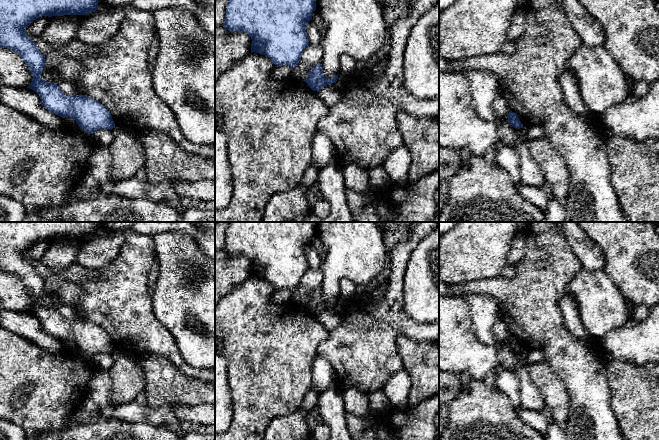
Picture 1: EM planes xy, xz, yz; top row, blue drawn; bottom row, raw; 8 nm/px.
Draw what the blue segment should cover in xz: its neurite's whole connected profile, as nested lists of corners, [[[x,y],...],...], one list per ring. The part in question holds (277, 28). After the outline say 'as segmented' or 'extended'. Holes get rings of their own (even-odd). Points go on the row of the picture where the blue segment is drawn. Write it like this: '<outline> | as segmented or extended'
[[[227,0],[225,22],[222,25],[230,32],[246,32],[252,40],[251,52],[268,56],[276,66],[288,65],[294,69],[302,53],[309,45],[306,25],[312,20],[317,0]]] | as segmented

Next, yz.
[[[512,111],[507,115],[509,123],[516,129],[523,128],[523,125],[518,117],[518,115]]] | as segmented

